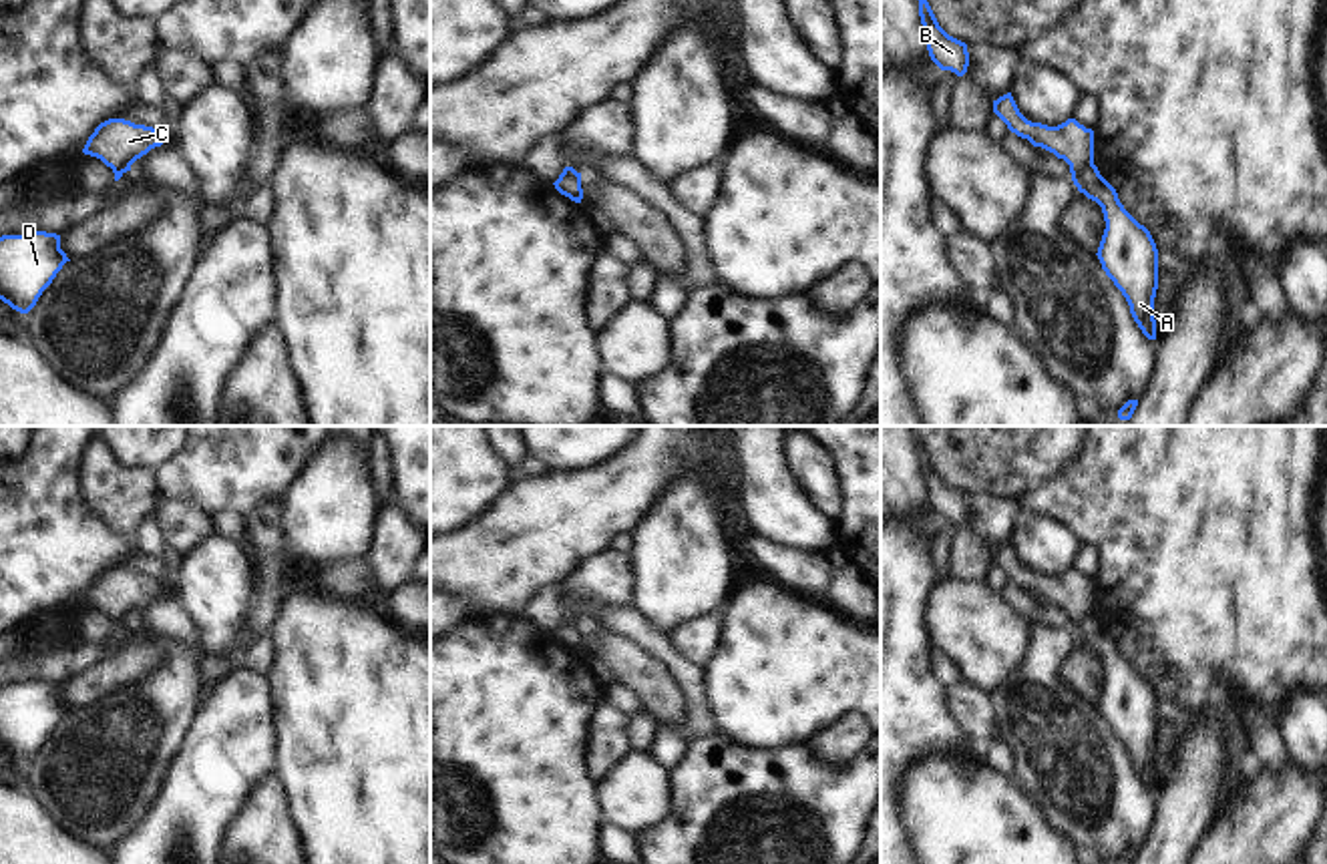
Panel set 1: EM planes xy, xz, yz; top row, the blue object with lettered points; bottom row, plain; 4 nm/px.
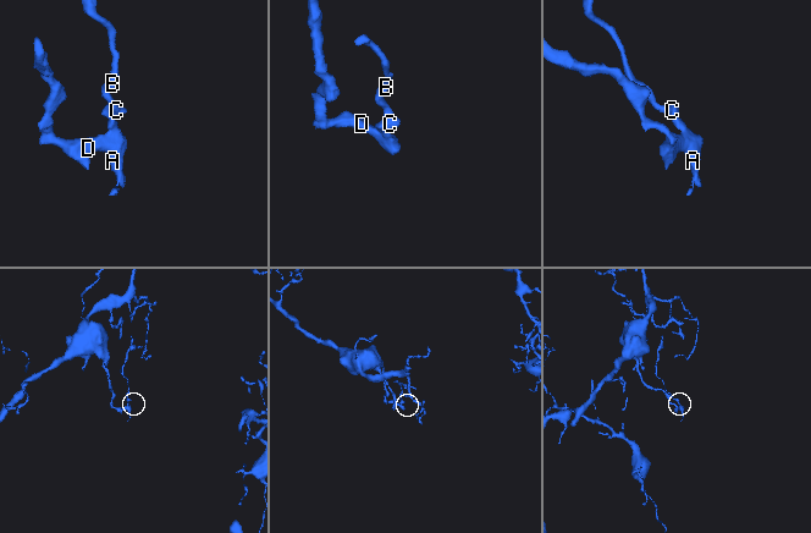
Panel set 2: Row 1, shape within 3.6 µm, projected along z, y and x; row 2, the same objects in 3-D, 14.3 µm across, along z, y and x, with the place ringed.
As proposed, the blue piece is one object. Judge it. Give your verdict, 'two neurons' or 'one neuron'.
two neurons

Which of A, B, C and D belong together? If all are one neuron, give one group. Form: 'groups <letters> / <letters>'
groups A D / B C

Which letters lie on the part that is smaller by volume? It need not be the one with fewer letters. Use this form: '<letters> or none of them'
B, C

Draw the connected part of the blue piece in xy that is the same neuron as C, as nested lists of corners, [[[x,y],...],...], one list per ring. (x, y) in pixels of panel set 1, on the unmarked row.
[[[109,569],[94,579],[82,603],[101,609],[115,625],[123,625],[137,609],[163,593],[167,593],[165,585],[153,577]]]

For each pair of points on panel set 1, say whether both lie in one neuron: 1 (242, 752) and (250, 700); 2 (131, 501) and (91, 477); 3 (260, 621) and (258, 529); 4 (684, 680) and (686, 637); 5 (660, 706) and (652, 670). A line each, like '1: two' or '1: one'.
1: one
2: one
3: one
4: two
5: one

